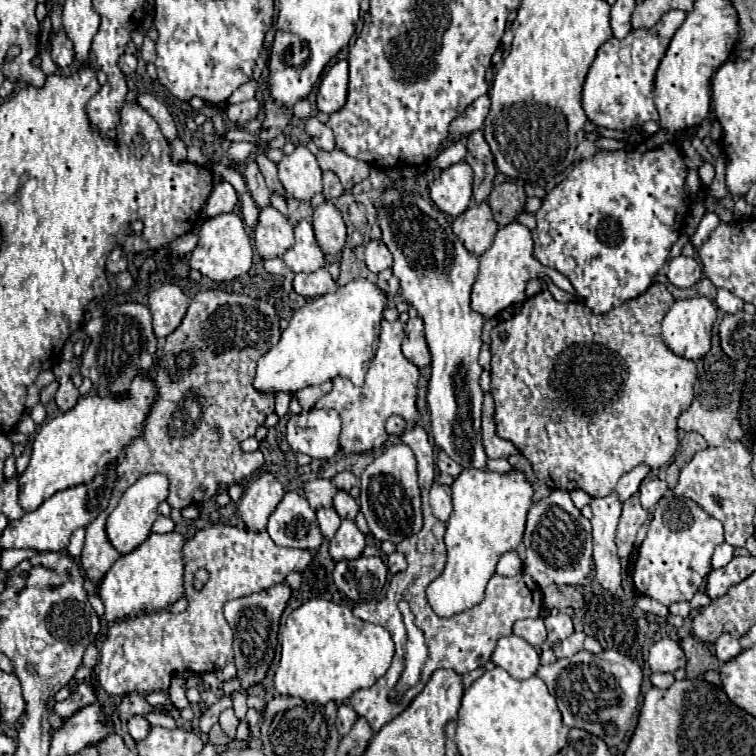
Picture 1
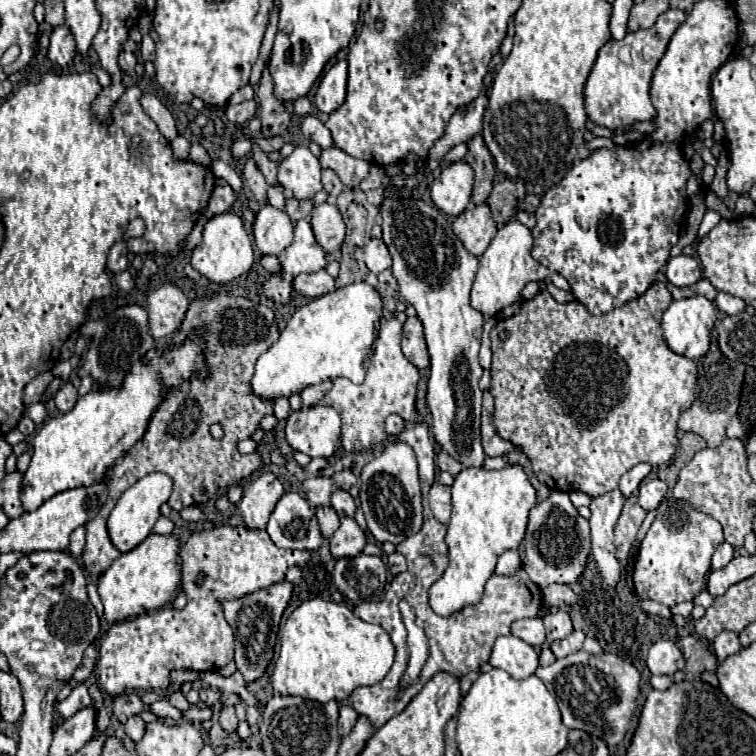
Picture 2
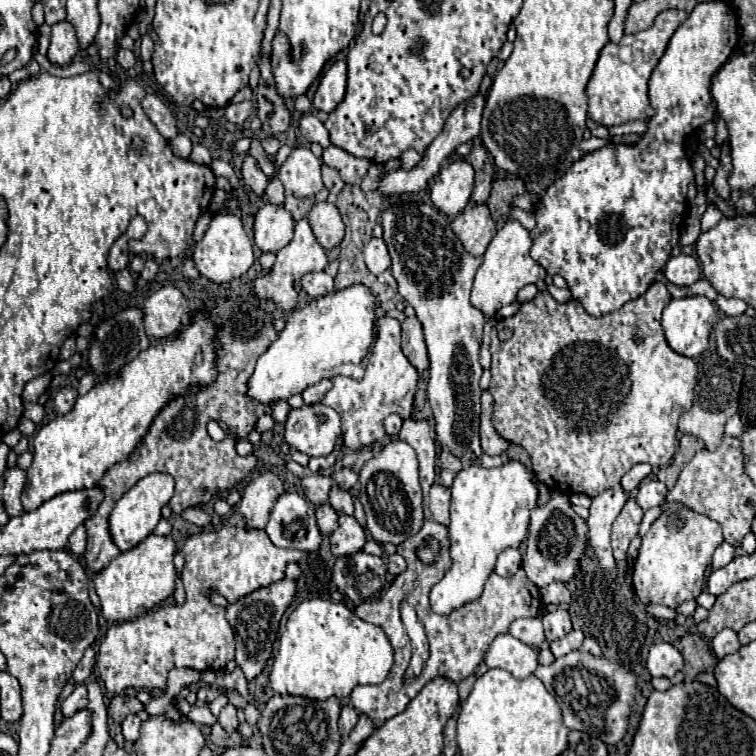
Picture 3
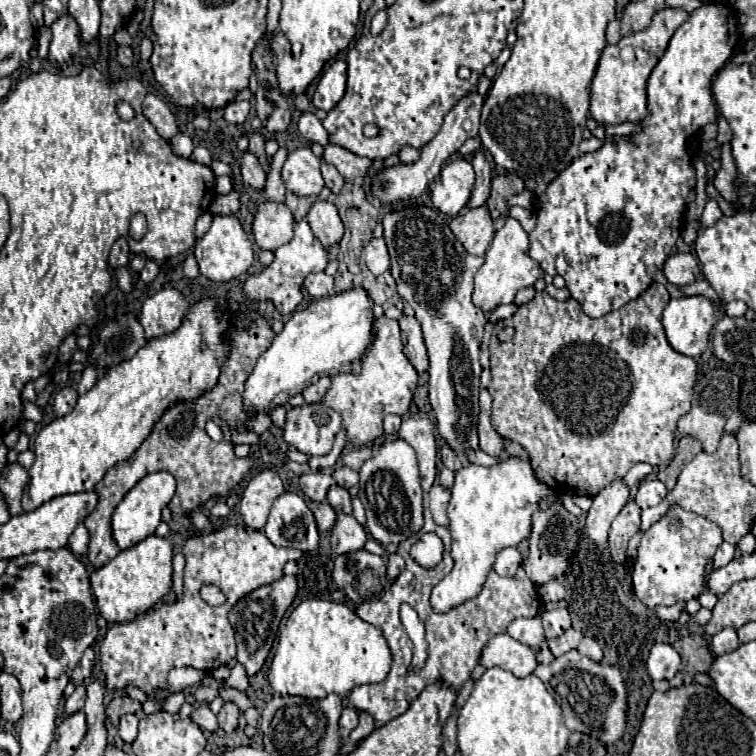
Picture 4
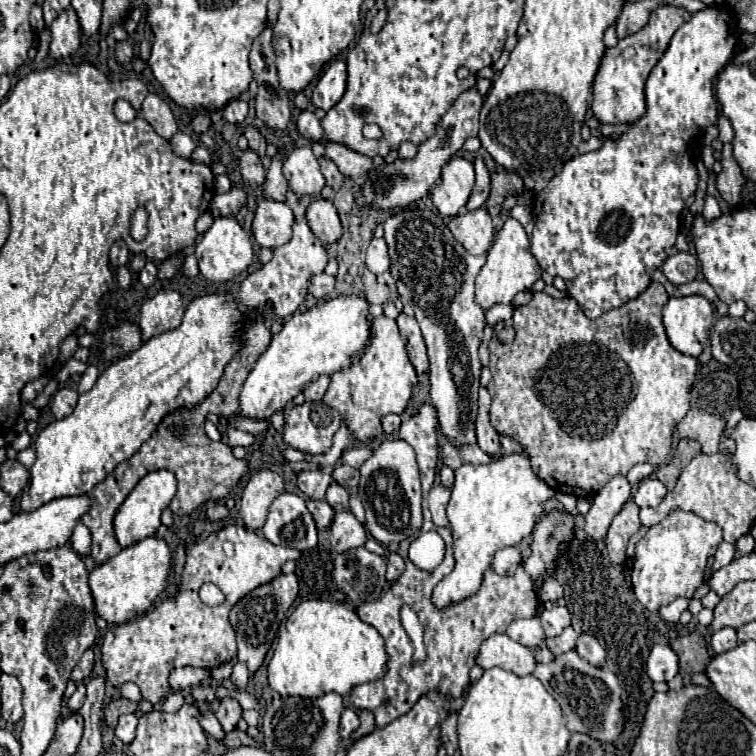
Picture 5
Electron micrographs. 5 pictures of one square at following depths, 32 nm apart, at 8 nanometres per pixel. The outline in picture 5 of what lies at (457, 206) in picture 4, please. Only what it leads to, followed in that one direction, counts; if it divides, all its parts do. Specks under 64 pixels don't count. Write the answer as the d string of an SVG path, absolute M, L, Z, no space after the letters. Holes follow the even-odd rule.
M454 156L442 168L440 182L432 188L430 196L434 206L444 216L456 216L466 206L474 188L474 166L464 156Z

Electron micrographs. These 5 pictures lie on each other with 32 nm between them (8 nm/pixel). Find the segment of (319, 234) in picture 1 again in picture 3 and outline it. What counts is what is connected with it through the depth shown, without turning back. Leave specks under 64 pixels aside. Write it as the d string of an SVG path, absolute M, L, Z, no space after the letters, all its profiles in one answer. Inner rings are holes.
M318 202L310 210L308 222L316 240L322 244L324 250L336 248L344 238L344 222L340 218L338 208L332 202Z

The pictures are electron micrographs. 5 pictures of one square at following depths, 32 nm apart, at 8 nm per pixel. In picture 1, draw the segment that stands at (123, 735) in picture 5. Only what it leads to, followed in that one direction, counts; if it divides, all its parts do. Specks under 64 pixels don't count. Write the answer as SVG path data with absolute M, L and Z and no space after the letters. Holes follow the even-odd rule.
M134 716L132 720L128 720L128 730L130 730L130 734L132 734L132 738L136 740L136 742L140 742L140 740L144 740L146 736L148 736L148 732L150 732L150 722L144 718L144 716Z

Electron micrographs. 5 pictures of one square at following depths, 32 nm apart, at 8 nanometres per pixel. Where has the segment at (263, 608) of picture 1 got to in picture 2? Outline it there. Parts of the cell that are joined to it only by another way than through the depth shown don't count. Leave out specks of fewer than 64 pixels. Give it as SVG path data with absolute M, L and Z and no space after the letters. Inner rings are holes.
M278 582L272 584L264 590L258 590L254 594L248 594L244 598L238 600L230 600L224 604L224 616L226 622L232 626L234 630L234 650L236 650L236 666L238 672L244 676L244 682L250 684L254 680L258 680L272 656L274 656L274 646L276 646L276 634L278 634L278 624L280 624L280 616L292 596L294 586L290 582Z

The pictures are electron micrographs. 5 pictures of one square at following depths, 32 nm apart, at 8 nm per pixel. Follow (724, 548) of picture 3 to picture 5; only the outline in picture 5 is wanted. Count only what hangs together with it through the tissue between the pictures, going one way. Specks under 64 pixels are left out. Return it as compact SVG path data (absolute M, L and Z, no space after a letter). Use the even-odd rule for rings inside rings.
M722 542L714 554L714 564L712 564L712 570L720 570L724 568L726 564L730 564L734 560L734 554L736 554L736 548L734 544L728 544L728 542Z

